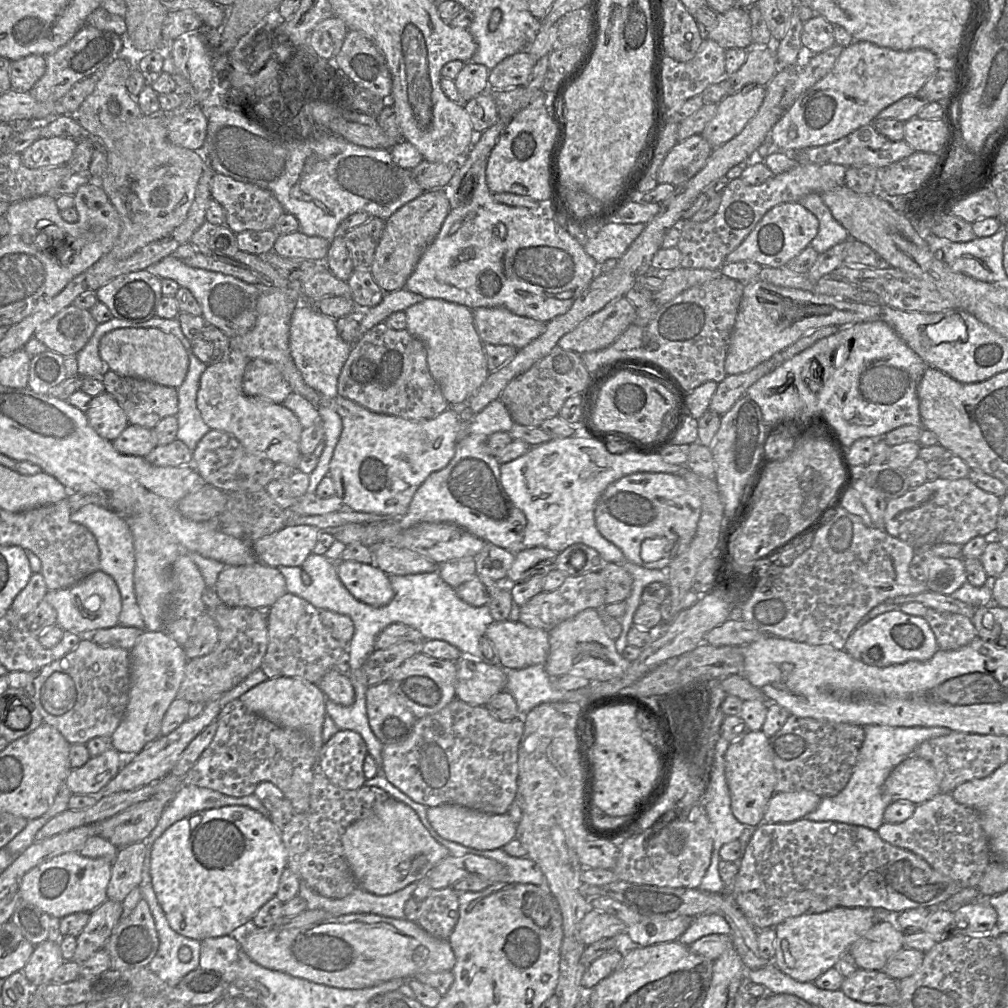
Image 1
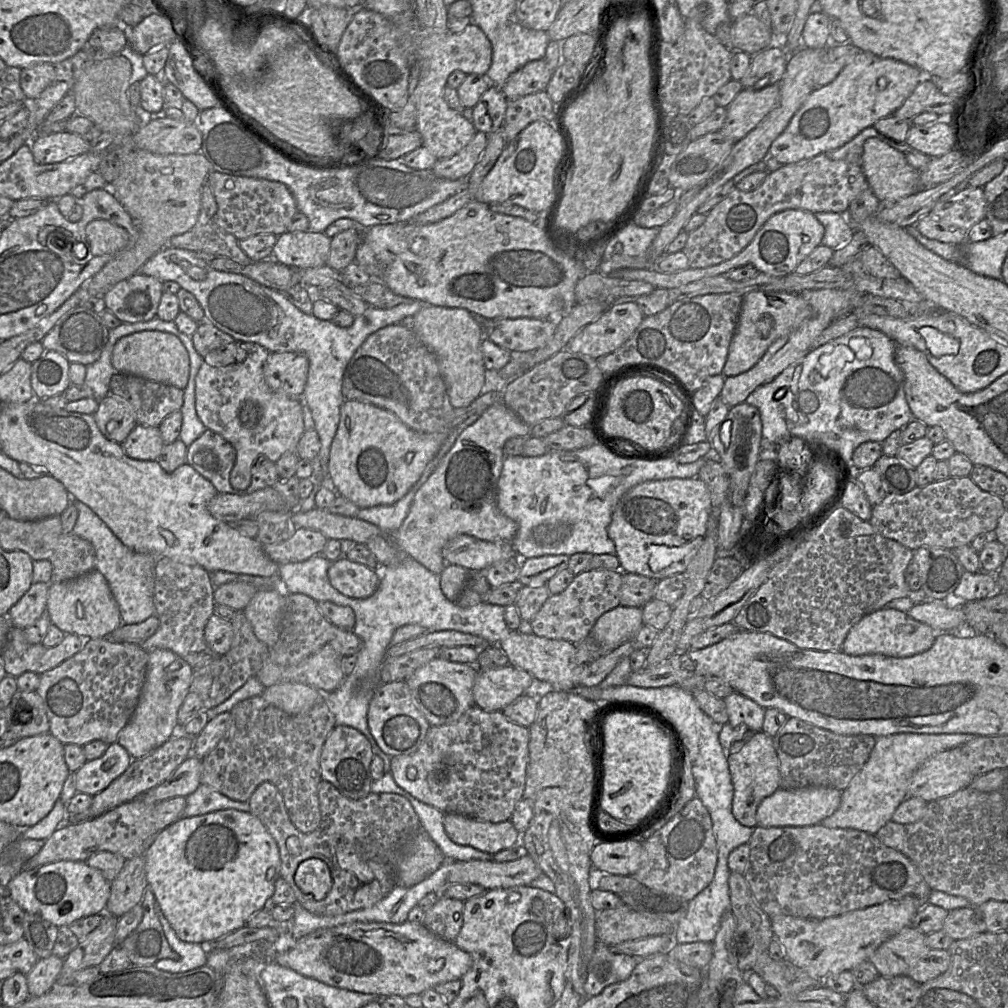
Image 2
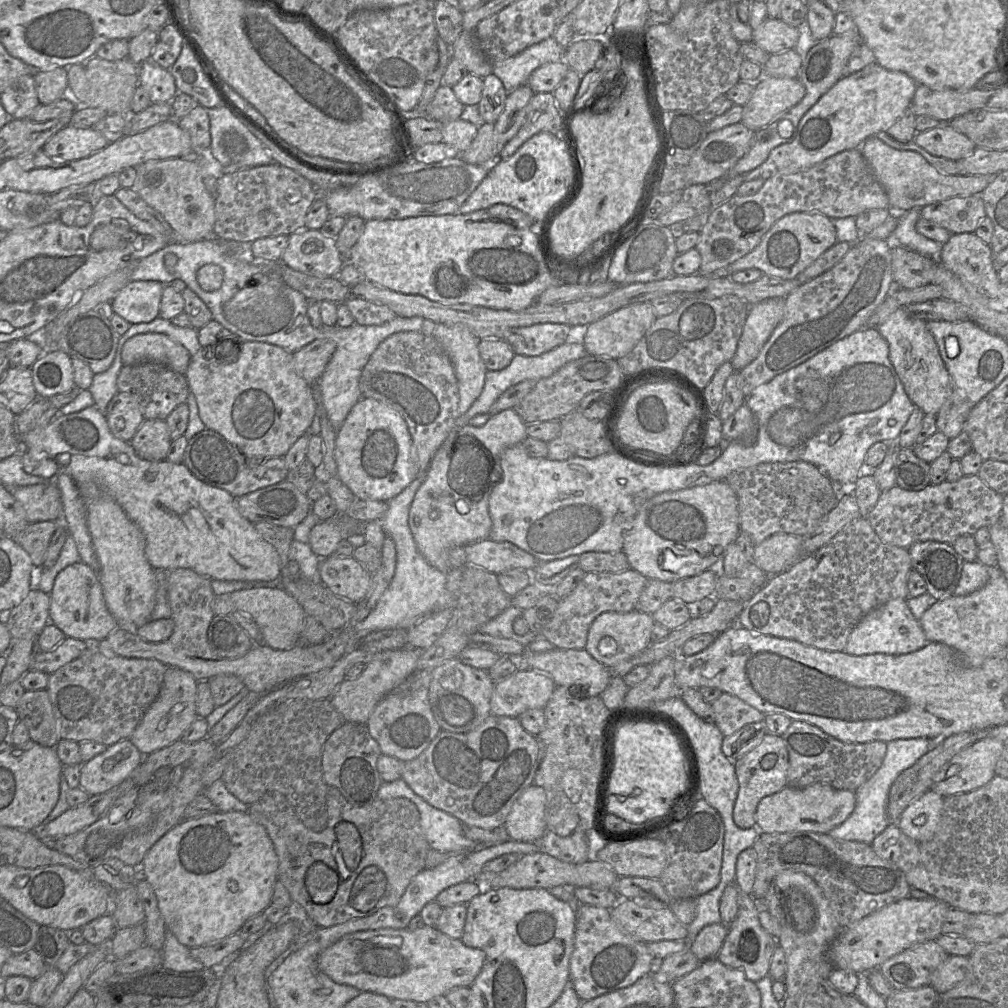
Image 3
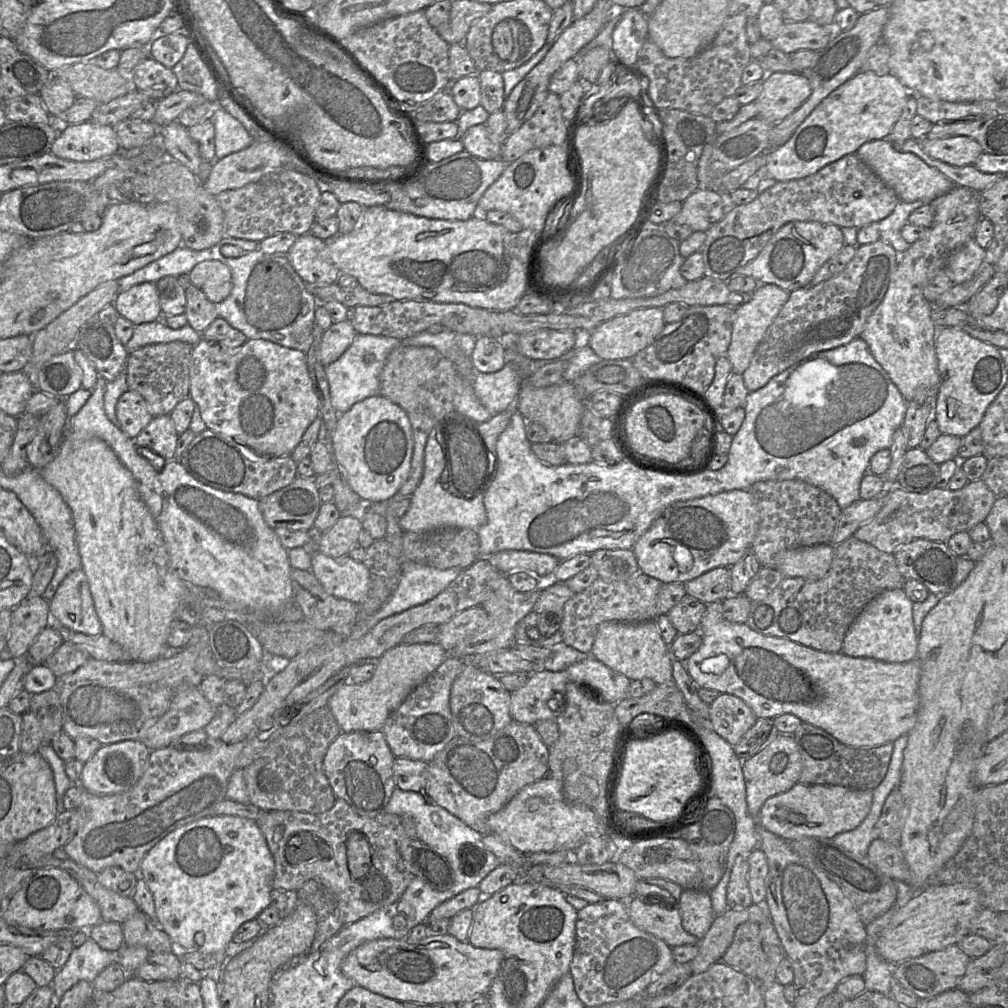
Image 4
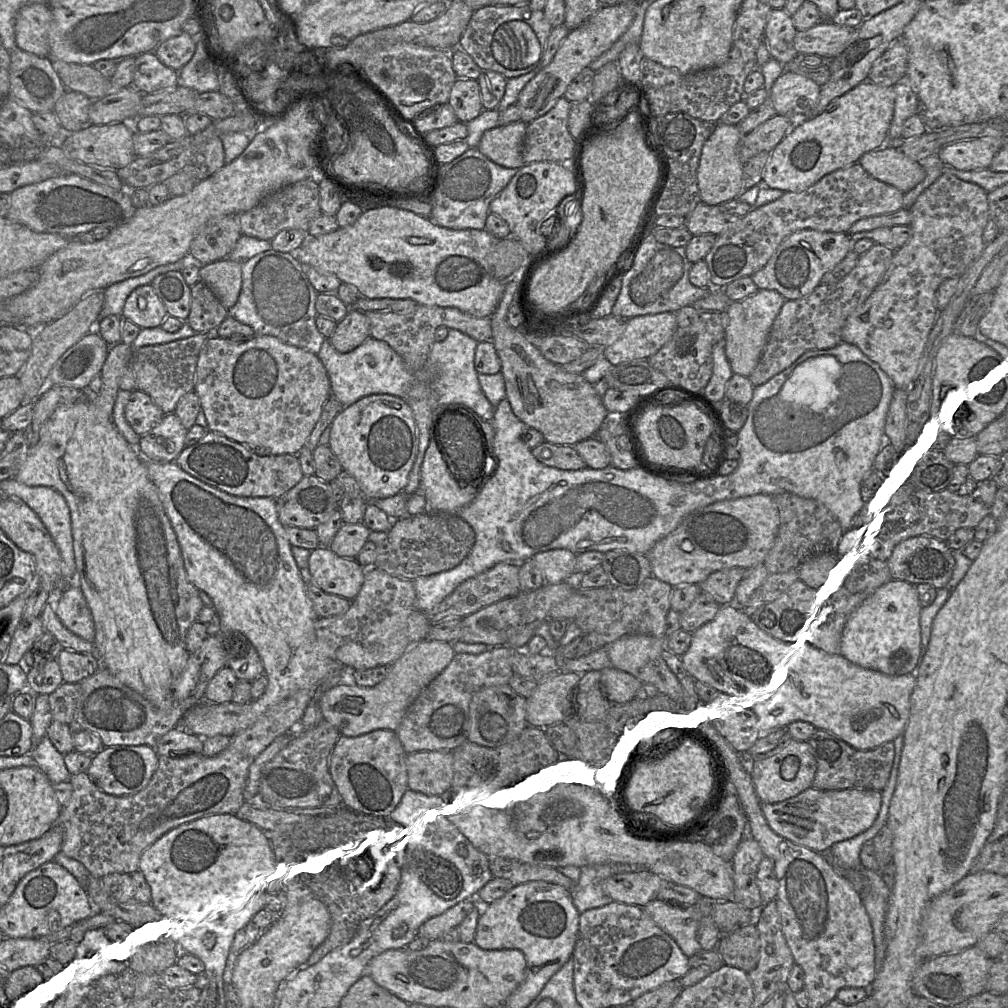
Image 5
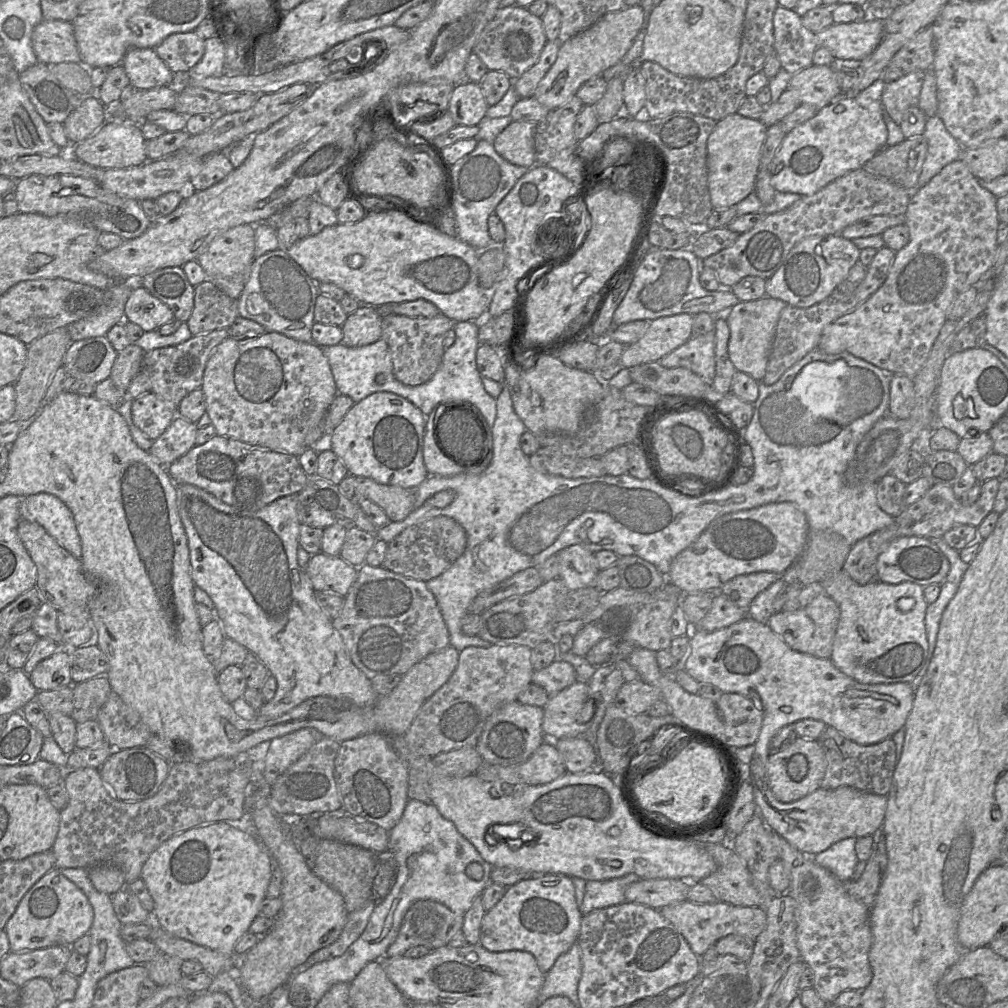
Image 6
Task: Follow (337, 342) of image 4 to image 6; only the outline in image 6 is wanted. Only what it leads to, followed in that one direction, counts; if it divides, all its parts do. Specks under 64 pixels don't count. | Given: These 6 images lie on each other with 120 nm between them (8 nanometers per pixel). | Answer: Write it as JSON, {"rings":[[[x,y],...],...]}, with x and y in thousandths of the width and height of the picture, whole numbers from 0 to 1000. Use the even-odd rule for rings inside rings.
{"rings":[[[358,303],[344,313],[338,325],[338,341],[344,344],[364,343],[378,336],[379,313],[373,305]]]}

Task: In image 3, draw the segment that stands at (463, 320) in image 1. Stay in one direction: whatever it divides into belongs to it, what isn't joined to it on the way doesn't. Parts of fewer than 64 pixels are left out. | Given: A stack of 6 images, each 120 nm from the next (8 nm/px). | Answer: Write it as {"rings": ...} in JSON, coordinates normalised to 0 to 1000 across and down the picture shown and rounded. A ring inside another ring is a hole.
{"rings":[[[432,320],[429,334],[441,347],[454,377],[456,412],[479,387],[483,366],[475,352],[475,336],[459,321]]]}

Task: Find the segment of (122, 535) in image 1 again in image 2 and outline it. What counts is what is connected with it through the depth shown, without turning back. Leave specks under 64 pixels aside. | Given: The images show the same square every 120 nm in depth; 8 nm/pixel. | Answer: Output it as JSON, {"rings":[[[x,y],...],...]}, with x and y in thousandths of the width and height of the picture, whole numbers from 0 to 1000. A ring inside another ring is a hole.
{"rings":[[[71,492],[70,499],[77,506],[76,517],[71,529],[92,541],[95,552],[94,565],[102,569],[108,579],[118,601],[121,620],[137,619],[154,610],[154,565],[157,554],[161,553],[131,547],[114,532],[105,519],[90,504]]]}

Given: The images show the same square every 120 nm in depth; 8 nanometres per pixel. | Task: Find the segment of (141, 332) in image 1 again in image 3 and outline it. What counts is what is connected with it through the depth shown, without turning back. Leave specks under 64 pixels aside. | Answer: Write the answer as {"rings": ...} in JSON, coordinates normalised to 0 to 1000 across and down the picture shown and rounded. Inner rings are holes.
{"rings":[[[144,330],[134,332],[123,340],[120,356],[123,363],[151,358],[184,372],[189,353],[183,343],[167,333]]]}

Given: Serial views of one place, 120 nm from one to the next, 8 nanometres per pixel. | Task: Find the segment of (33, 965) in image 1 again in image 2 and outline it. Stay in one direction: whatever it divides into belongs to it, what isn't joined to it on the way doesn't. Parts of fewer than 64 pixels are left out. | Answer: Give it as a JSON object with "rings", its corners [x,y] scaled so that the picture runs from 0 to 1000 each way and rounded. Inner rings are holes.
{"rings":[[[52,946],[38,951],[33,961],[26,967],[30,989],[38,989],[48,984],[57,973],[63,960],[63,951]]]}

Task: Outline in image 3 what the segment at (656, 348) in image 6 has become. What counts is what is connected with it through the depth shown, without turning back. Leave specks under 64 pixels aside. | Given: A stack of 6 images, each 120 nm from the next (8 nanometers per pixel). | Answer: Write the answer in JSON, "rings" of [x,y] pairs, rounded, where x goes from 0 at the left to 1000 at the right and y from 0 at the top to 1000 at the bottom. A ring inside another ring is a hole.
{"rings":[[[645,300],[631,301],[615,306],[582,322],[578,343],[582,351],[612,357],[623,351],[651,317]]]}

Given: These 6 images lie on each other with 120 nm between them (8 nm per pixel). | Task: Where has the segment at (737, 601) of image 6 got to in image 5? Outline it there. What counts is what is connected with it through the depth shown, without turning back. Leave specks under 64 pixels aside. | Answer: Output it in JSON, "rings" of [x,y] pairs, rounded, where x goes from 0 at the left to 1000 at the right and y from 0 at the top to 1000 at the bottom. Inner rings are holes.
{"rings":[[[728,563],[712,565],[692,581],[696,588],[705,591],[714,601],[727,599],[730,584],[738,572],[738,563]]]}

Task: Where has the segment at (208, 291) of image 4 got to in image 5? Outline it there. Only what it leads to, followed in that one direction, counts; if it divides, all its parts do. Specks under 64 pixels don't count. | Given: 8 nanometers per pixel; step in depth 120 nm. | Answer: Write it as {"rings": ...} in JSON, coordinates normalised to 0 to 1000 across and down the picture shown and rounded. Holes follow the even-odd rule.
{"rings":[[[226,257],[212,259],[198,266],[197,276],[210,288],[223,307],[234,302],[240,285],[238,260]]]}

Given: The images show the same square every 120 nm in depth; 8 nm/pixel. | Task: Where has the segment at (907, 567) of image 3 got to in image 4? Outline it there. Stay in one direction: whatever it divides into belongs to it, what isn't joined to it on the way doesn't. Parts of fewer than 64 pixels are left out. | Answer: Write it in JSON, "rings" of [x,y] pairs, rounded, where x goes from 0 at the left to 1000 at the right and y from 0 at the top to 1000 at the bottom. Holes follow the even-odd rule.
{"rings":[[[846,531],[827,541],[824,563],[817,573],[805,575],[779,572],[758,595],[745,596],[740,619],[760,631],[781,633],[813,646],[834,647],[841,624],[857,602],[877,586],[896,583],[898,575],[890,563],[887,550],[876,548]]]}

